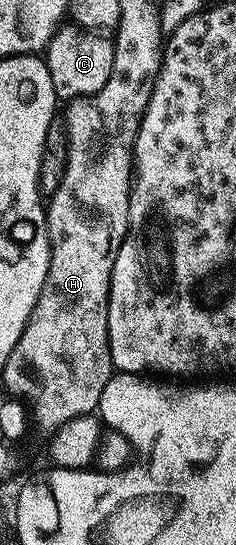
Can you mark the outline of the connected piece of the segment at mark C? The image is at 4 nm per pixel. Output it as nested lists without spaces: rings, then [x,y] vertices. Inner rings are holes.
[[[63,25],[59,27],[44,52],[46,68],[52,77],[52,89],[59,100],[87,99],[104,89],[104,81],[112,73],[114,44],[109,38],[85,27]],[[70,26],[70,27],[69,27]]]

